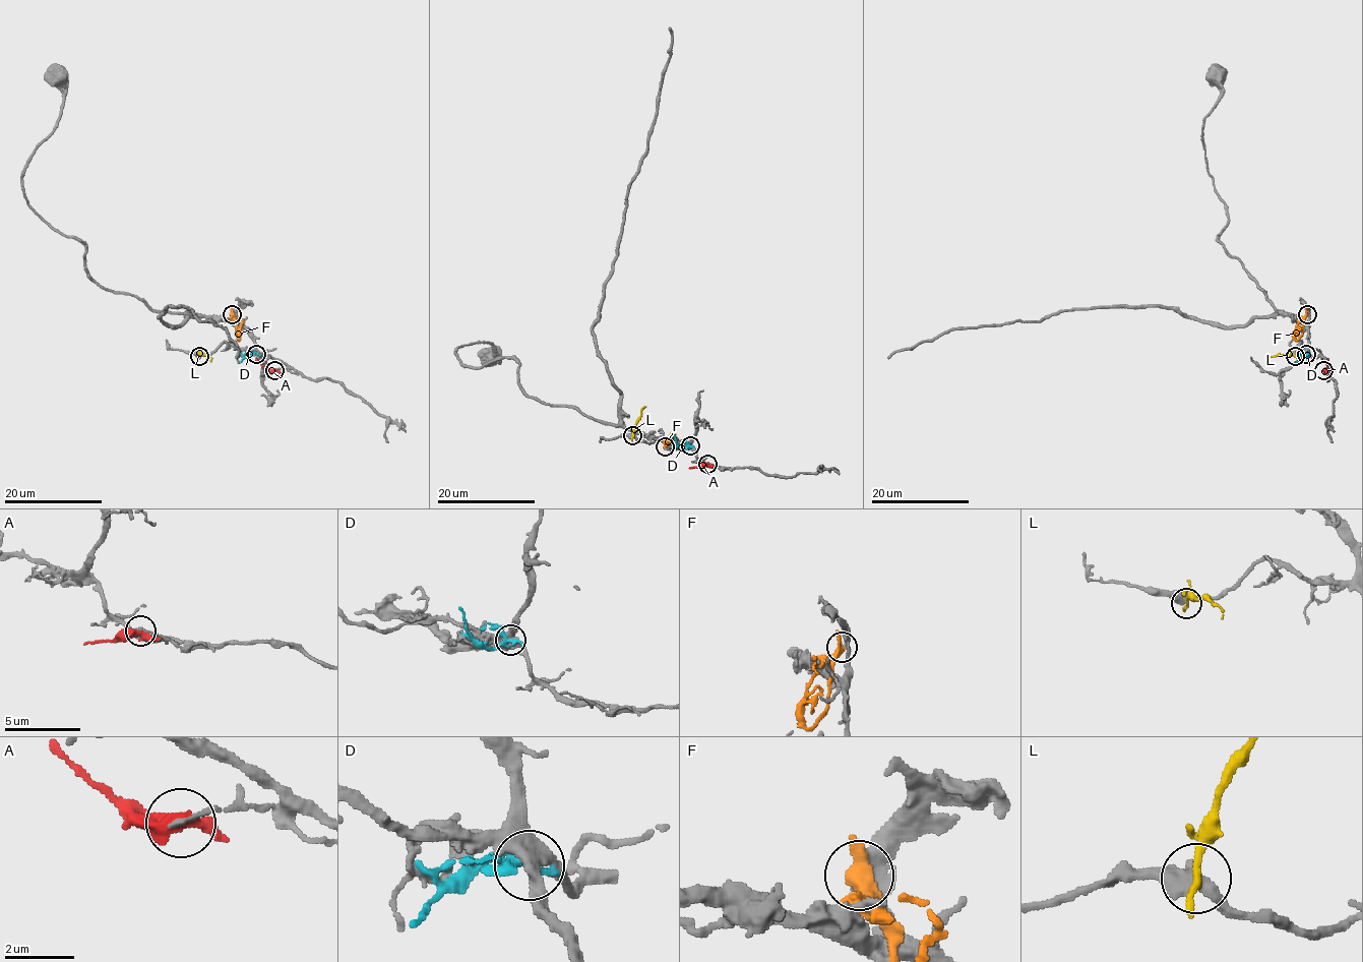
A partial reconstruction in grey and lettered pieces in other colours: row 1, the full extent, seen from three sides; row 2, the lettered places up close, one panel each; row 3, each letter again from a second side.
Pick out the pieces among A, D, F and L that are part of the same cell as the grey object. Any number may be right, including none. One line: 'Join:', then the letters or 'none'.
Join: D

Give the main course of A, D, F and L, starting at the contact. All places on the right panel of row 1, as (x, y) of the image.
A: (1324, 370), (1327, 358)
D: (1305, 353), (1309, 353), (1296, 362)
F: (1307, 314), (1292, 340)
L: (1296, 356), (1269, 356), (1267, 361)

